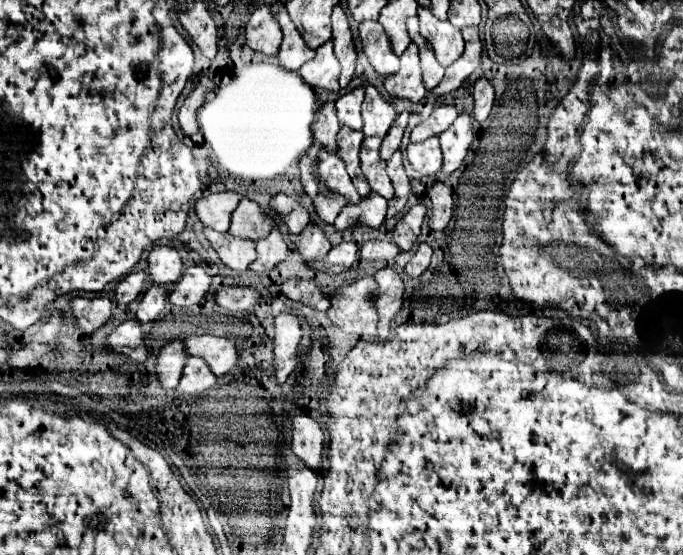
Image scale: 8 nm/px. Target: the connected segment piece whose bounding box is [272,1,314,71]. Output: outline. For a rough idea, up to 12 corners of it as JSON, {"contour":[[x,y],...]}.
{"contour":[[284,1],[272,5],[282,33],[278,59],[298,71],[314,57],[288,17]]}

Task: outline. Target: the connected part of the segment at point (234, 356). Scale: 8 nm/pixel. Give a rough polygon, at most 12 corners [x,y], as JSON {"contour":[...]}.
{"contour":[[214,335],[184,339],[190,355],[204,357],[218,377],[240,359],[232,339]]}

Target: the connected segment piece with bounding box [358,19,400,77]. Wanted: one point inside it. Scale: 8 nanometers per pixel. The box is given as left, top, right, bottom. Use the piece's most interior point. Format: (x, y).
(376, 44)

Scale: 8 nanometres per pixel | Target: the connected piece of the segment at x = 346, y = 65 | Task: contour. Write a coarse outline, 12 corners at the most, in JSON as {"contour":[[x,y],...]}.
{"contour":[[342,5],[332,11],[332,37],[344,89],[356,67],[356,47]]}

